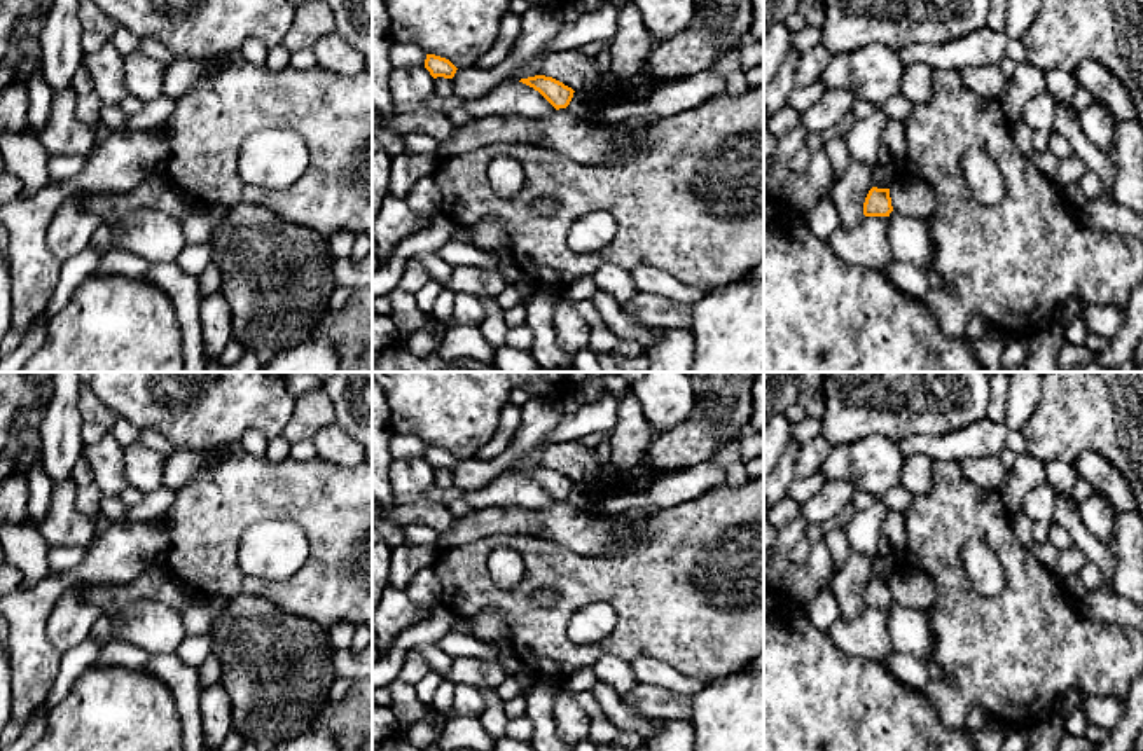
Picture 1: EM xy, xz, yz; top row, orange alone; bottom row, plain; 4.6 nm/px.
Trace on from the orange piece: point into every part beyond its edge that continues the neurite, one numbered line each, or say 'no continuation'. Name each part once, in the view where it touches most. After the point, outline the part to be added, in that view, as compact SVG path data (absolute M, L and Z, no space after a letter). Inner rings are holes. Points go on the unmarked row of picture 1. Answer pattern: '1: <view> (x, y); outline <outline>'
no continuation

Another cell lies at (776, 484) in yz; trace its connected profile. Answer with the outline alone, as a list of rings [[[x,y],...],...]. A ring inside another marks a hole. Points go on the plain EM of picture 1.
[[[790,440],[781,459],[764,480],[764,506],[769,508],[788,496],[788,487],[795,479],[795,459],[799,452],[799,444]]]

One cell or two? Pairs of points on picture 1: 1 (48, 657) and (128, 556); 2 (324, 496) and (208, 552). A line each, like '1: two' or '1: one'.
1: one
2: one

